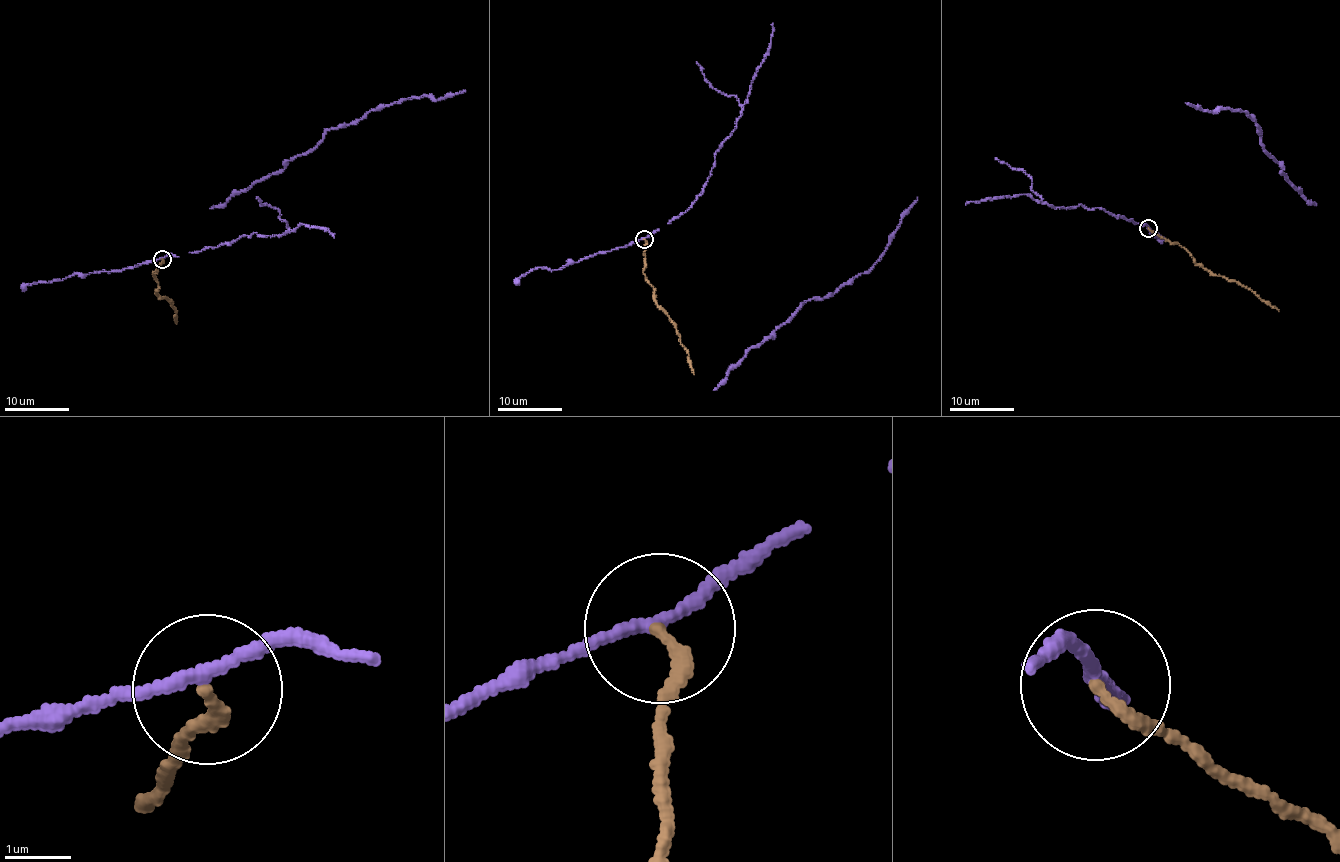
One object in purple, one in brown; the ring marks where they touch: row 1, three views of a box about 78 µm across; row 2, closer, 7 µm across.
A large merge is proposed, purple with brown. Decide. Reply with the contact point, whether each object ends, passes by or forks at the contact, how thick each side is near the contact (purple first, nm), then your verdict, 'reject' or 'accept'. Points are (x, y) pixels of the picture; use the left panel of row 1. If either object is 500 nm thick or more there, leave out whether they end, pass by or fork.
at (162, 259); purple passes by; brown ends there; 180 nm thick on the purple side, 190 nm on the other; reject

